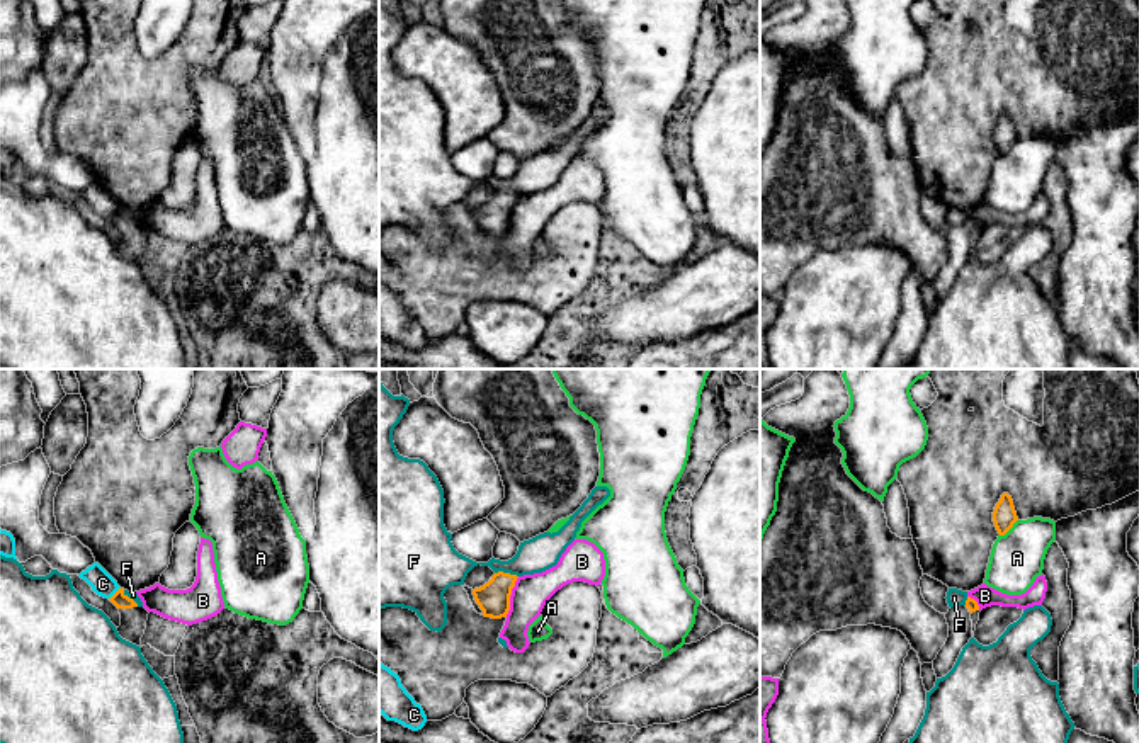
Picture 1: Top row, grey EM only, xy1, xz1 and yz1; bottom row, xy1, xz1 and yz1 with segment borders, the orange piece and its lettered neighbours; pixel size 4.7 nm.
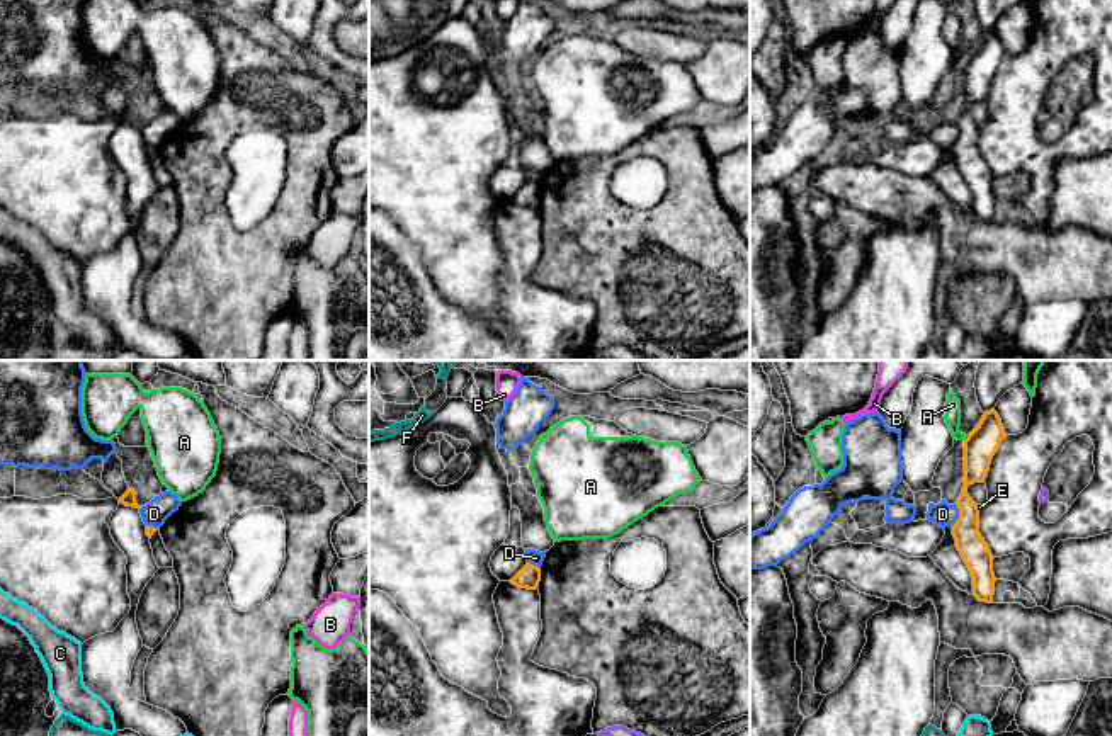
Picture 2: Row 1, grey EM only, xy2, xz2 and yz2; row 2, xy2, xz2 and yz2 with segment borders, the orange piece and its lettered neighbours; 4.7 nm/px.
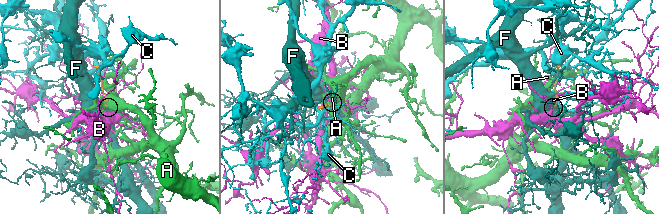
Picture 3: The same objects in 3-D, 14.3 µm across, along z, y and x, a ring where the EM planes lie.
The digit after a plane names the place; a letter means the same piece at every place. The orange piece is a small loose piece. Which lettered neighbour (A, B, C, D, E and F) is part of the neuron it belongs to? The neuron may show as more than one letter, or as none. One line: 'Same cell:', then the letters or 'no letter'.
Same cell: no letter

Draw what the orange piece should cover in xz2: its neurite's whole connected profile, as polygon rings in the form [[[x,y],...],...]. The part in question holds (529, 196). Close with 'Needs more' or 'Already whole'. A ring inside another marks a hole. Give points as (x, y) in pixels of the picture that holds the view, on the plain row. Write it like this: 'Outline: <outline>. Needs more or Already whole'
Outline: [[[527,182],[512,199],[510,202],[519,207],[537,209],[541,201],[541,187]]]. Already whole

